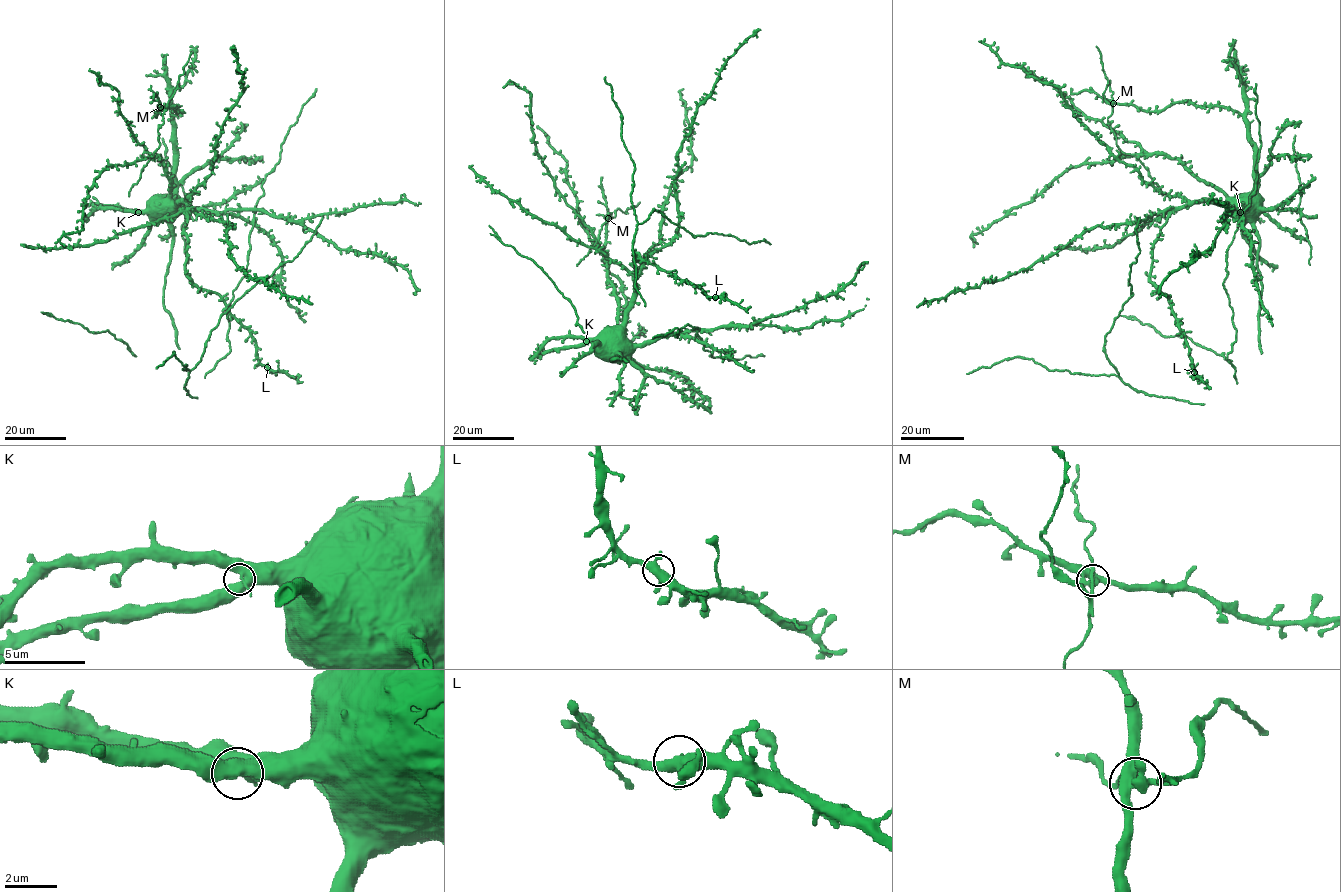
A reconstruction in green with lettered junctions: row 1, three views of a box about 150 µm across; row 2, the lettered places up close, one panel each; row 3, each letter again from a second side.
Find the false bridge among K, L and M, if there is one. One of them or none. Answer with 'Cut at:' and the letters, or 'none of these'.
Cut at: M

